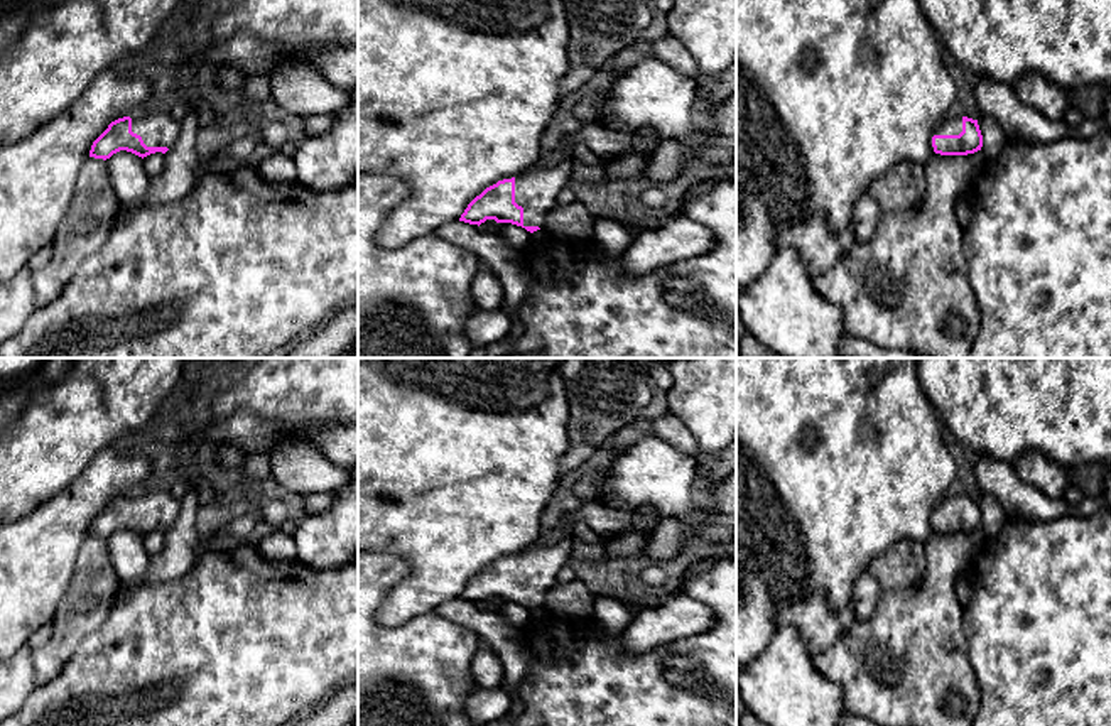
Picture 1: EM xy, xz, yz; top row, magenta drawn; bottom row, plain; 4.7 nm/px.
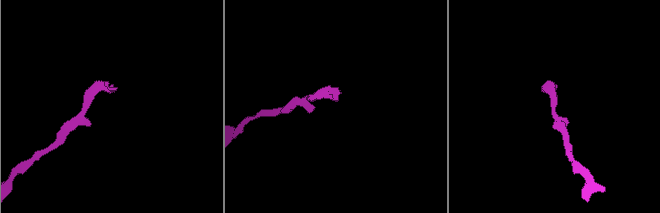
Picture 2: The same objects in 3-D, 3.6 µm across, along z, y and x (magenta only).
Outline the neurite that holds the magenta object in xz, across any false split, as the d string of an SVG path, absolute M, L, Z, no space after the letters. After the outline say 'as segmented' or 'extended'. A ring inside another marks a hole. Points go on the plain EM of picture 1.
M569 537L552 547L498 559L468 582L459 599L480 604L486 598L495 598L522 604L530 611L545 606L545 596L572 555L572 547L574 537Z; extended

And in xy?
M164 493L147 496L123 495L108 503L108 507L93 520L89 535L110 537L120 528L147 535L155 530L165 532L177 520L181 500Z; extended

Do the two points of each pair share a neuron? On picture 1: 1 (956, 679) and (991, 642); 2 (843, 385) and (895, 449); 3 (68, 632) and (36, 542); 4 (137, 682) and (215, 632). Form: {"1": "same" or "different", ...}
{"1": "different", "2": "same", "3": "different", "4": "same"}

